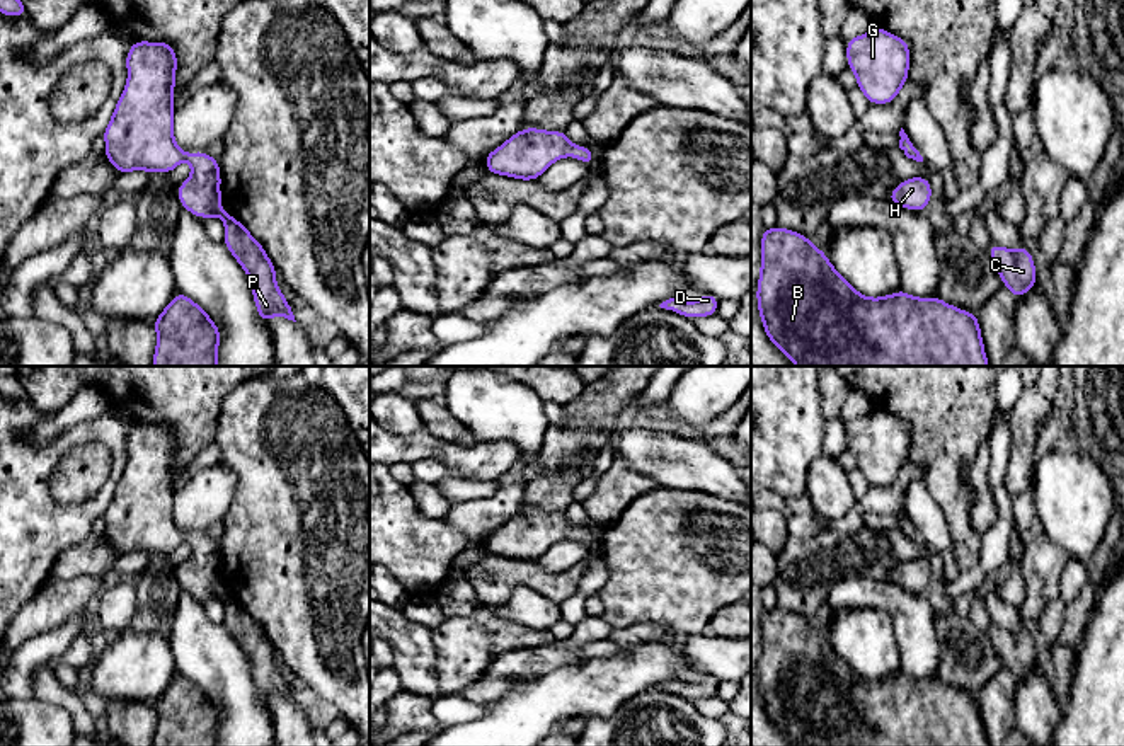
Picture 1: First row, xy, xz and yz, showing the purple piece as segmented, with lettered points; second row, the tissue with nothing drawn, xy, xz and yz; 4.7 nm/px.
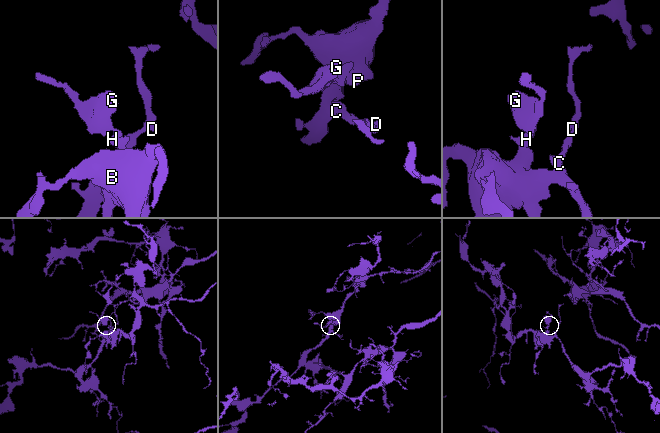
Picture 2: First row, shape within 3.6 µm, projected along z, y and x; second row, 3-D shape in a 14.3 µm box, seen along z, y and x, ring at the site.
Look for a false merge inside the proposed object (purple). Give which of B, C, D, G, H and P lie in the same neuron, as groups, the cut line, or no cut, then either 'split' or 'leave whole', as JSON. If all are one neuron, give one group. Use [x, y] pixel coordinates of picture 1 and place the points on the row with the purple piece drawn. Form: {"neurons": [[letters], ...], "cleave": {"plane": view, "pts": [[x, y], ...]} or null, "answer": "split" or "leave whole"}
{"neurons": [["B", "C", "D", "G", "H", "P"]], "cleave": null, "answer": "leave whole"}

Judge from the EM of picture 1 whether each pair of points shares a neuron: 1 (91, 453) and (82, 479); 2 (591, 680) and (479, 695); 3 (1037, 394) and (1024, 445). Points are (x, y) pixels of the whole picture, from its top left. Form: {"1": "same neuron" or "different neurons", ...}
{"1": "same neuron", "2": "different neurons", "3": "same neuron"}

